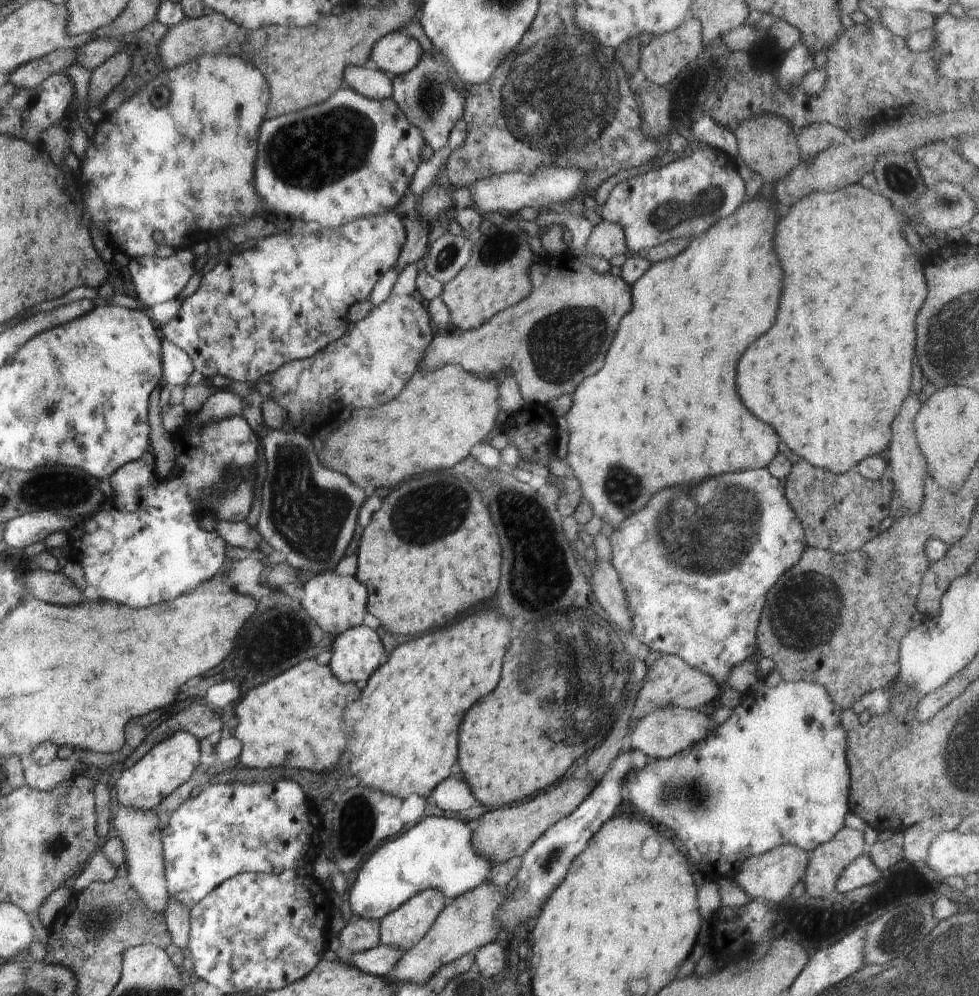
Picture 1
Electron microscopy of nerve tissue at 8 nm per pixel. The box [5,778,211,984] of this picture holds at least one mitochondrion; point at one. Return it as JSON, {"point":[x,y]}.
{"point":[107,915]}

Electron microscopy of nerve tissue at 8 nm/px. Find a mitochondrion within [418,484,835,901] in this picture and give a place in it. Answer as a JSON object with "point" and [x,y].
{"point":[573,689]}

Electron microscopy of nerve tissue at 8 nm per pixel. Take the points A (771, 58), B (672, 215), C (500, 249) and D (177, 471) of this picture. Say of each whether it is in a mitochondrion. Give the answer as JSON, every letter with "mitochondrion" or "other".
{"A":"other","B":"mitochondrion","C":"mitochondrion","D":"other"}

